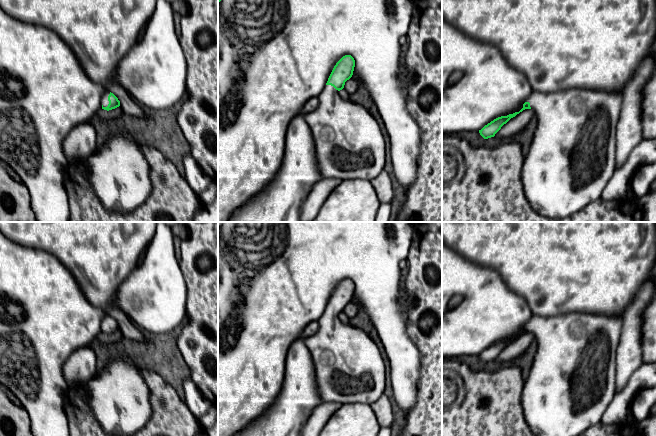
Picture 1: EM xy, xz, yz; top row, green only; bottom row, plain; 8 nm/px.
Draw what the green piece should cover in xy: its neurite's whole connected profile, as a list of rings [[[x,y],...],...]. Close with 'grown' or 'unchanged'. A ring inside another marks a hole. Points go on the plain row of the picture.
[[[107,315],[102,319],[101,329],[102,333],[109,335],[119,331],[120,325],[113,317]]]; grown

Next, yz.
[[[571,312],[553,317],[533,315],[519,336],[501,340],[479,354],[484,363],[495,358],[511,342],[525,333],[532,333],[537,340],[537,351],[527,379],[523,383],[521,404],[525,420],[536,436],[577,436],[597,423],[602,417],[616,393],[616,357],[621,337],[622,318],[599,313]],[[580,375],[590,376],[590,382],[579,382]]]; grown

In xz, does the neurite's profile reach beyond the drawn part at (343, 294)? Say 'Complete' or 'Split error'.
Split error

